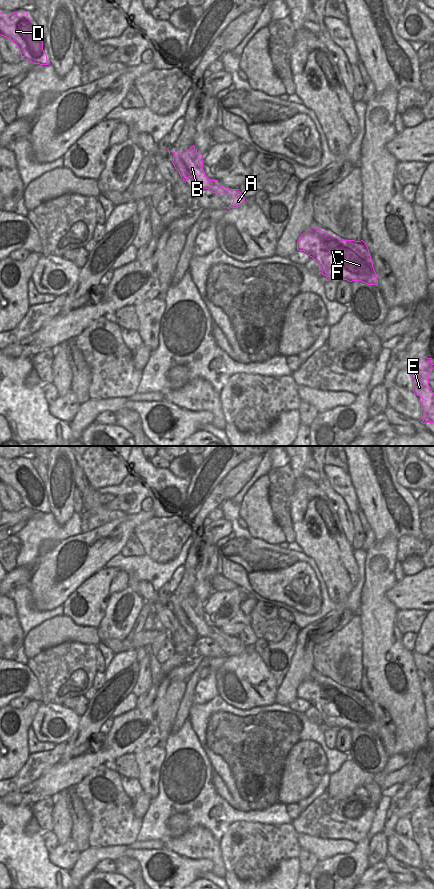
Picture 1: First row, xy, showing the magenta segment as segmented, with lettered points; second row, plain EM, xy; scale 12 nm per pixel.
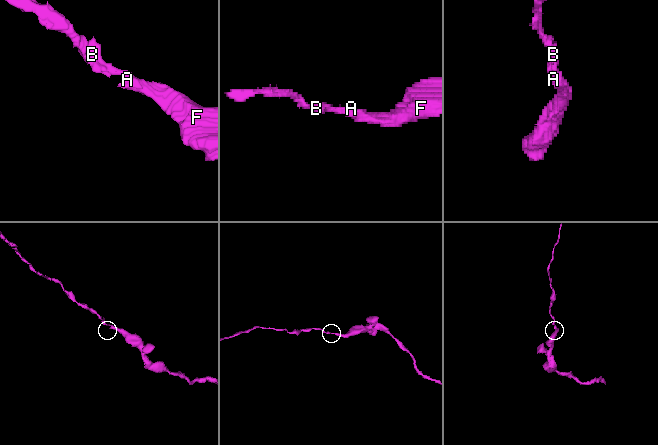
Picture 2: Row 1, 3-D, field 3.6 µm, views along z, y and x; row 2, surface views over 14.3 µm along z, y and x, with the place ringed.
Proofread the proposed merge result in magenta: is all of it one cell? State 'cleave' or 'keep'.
keep

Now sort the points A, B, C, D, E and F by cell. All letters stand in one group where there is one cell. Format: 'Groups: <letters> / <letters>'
Groups: A B C D E F

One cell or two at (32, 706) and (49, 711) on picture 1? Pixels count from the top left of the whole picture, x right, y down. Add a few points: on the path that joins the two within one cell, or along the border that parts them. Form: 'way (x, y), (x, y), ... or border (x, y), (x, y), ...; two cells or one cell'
border (41, 704), (30, 726); two cells

